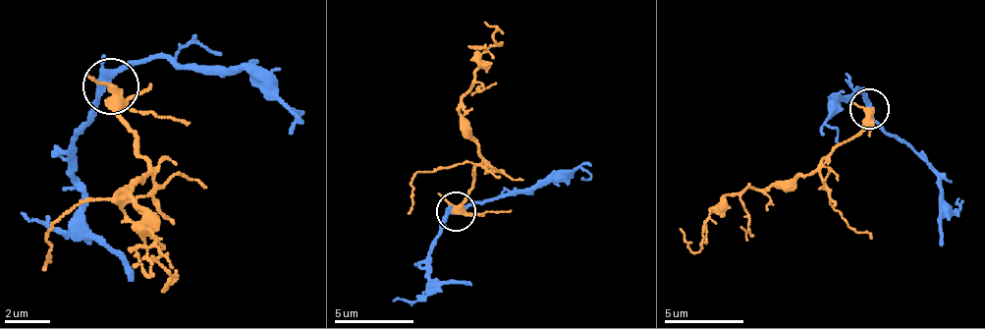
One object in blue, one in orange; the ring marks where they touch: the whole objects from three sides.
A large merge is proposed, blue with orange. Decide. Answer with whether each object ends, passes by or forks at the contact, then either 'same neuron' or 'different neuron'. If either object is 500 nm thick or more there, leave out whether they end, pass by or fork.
blue forks; orange forks; different neuron

